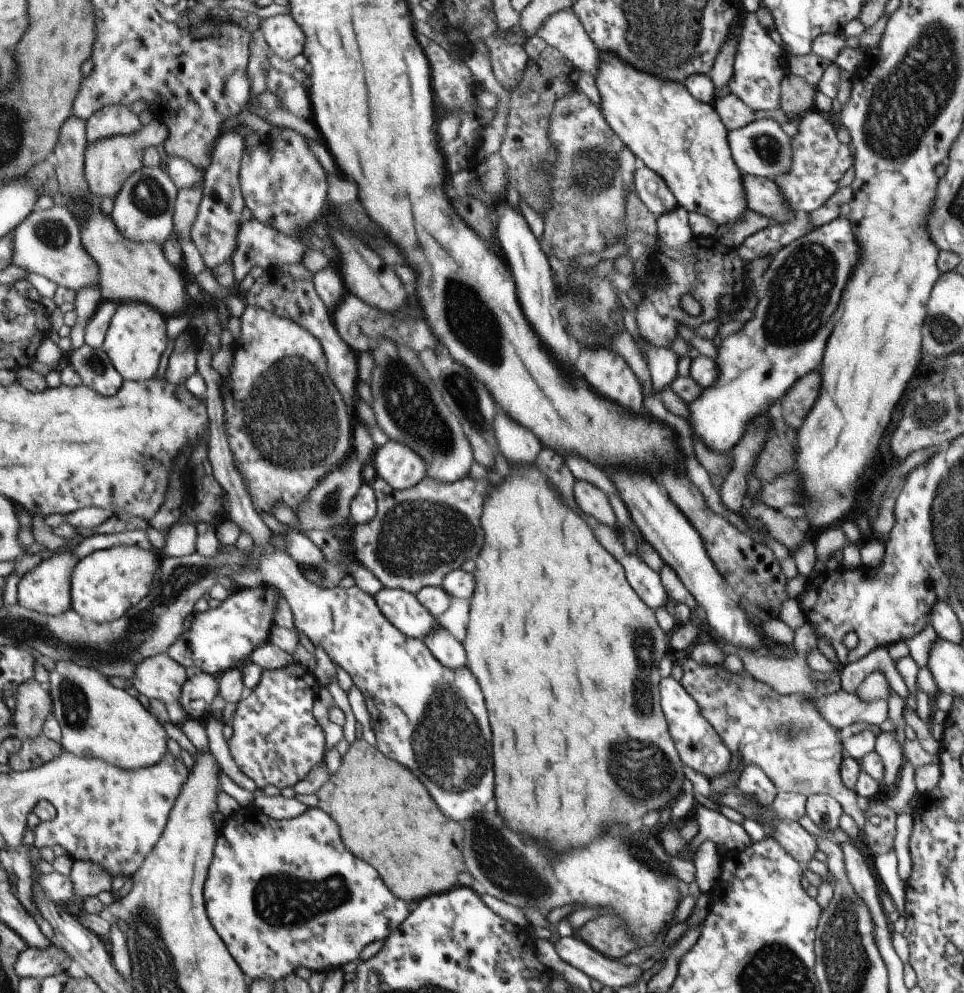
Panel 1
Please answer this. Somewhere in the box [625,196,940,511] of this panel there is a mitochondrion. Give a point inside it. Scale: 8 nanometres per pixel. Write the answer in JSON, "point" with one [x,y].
{"point":[801,290]}

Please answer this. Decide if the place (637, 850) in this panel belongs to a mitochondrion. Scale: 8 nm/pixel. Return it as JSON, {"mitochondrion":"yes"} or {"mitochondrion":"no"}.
{"mitochondrion":"yes"}

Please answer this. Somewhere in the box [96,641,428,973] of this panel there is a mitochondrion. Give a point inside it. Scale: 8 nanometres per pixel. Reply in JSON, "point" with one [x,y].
{"point":[281,900]}

